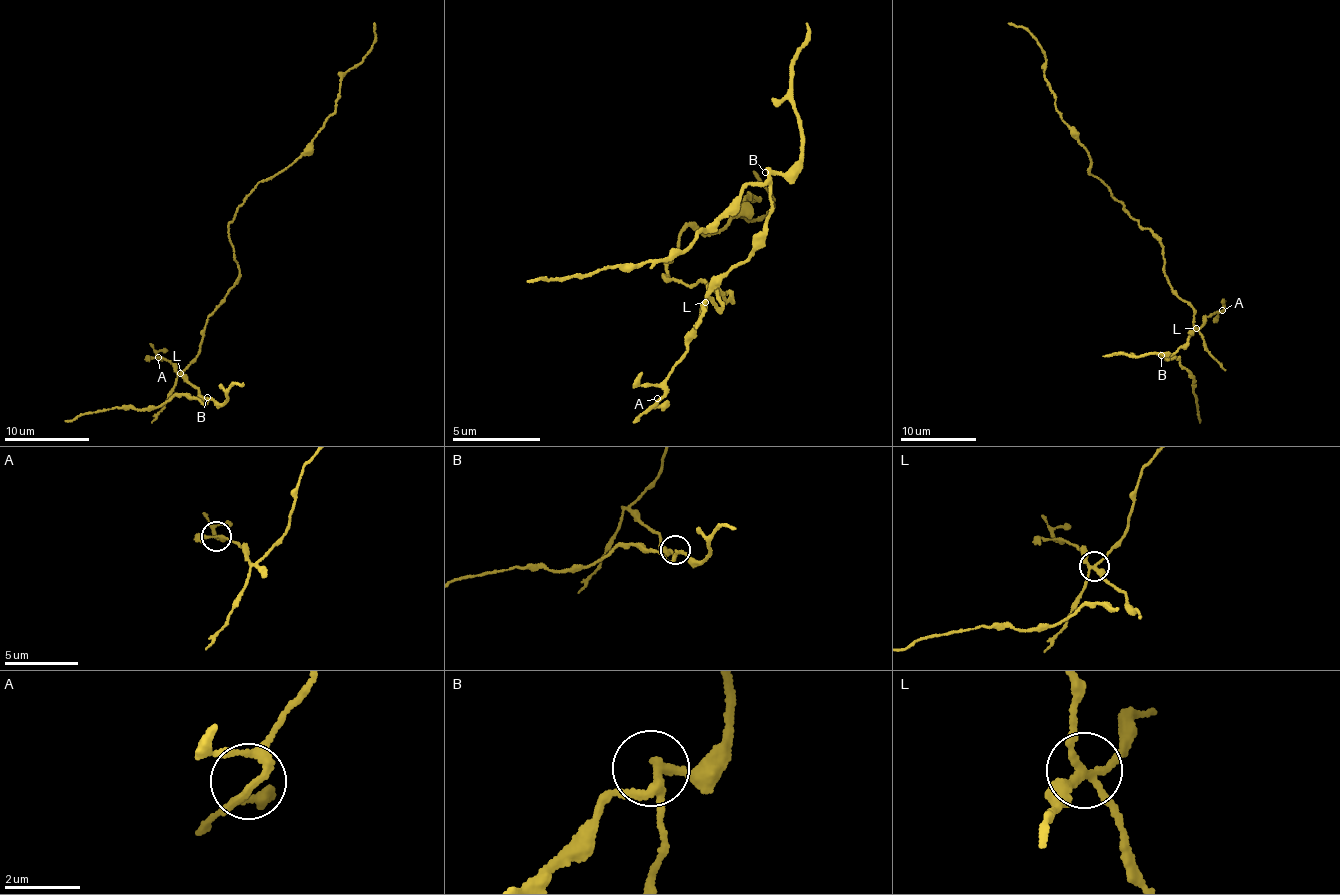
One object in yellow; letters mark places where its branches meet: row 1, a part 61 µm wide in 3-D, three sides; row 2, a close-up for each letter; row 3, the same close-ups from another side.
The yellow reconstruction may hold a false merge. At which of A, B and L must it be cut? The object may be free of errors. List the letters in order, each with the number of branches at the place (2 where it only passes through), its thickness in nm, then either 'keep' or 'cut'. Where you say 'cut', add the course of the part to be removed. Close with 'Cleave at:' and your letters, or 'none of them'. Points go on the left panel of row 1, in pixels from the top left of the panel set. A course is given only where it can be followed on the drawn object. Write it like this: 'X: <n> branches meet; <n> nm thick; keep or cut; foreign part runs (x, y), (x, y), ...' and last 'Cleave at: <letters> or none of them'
A: 4 branches meet; 180 nm thick; keep
B: 3 branches meet; 190 nm thick; keep
L: 4 branches meet; 200 nm thick; cut; foreign part runs (181, 372), (238, 277), (228, 232), (236, 208), (320, 131), (340, 77), (374, 39), (374, 22)
Cleave at: L

